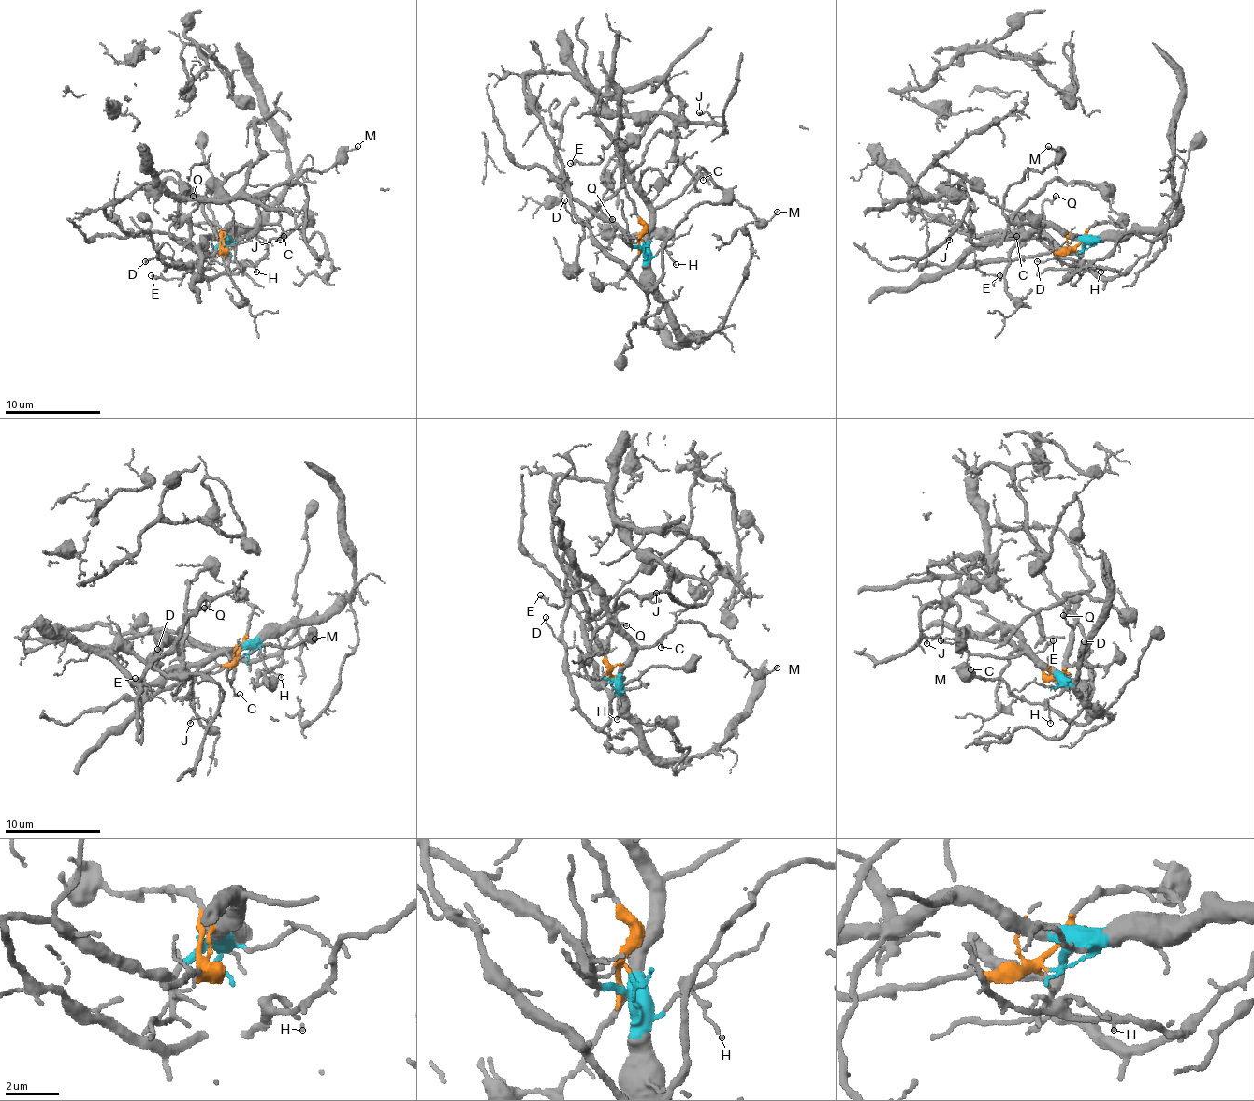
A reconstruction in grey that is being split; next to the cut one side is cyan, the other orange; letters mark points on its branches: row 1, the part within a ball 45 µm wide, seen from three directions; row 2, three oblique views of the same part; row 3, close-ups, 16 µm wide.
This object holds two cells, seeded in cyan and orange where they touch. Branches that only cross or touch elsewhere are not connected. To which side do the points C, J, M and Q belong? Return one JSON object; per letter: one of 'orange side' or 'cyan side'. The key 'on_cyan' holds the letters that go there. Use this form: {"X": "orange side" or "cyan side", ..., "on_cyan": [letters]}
{"C": "cyan side", "J": "orange side", "M": "cyan side", "Q": "cyan side", "on_cyan": ["C", "M", "Q"]}

